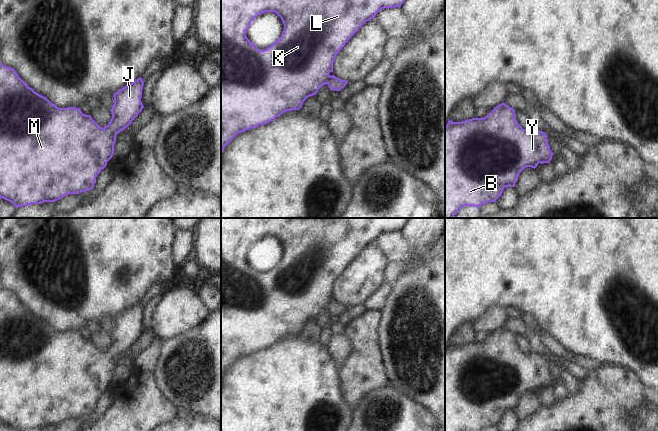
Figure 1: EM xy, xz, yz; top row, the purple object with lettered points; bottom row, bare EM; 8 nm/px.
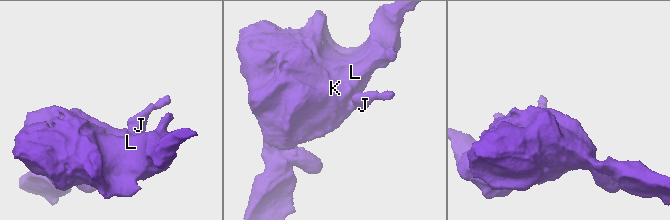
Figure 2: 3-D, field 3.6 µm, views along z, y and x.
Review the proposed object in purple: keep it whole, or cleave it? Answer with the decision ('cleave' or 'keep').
keep

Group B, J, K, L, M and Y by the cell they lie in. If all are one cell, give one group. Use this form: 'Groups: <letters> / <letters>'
Groups: B J K L M Y

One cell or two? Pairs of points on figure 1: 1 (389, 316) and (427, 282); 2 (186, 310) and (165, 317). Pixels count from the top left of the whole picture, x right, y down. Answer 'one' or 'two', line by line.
1: one
2: one

